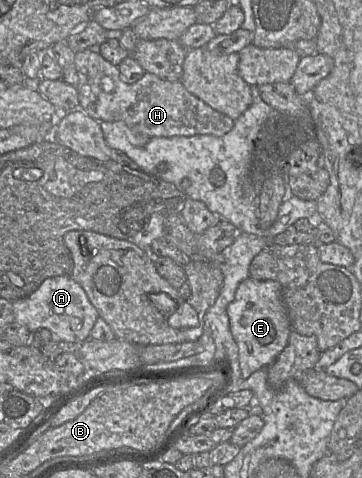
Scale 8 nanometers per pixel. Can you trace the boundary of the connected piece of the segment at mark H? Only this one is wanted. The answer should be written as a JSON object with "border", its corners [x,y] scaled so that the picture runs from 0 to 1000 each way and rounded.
{"border":[[[238,103],[207,113],[204,136],[215,151],[213,188],[218,197],[218,226],[262,251],[337,253],[370,282],[412,291],[428,287],[591,282],[616,285],[646,266],[649,251],[599,234],[566,213],[528,197],[506,180],[500,167],[464,169],[436,159],[401,151],[387,167],[370,176],[340,169],[326,138],[287,123],[273,109]]]}

